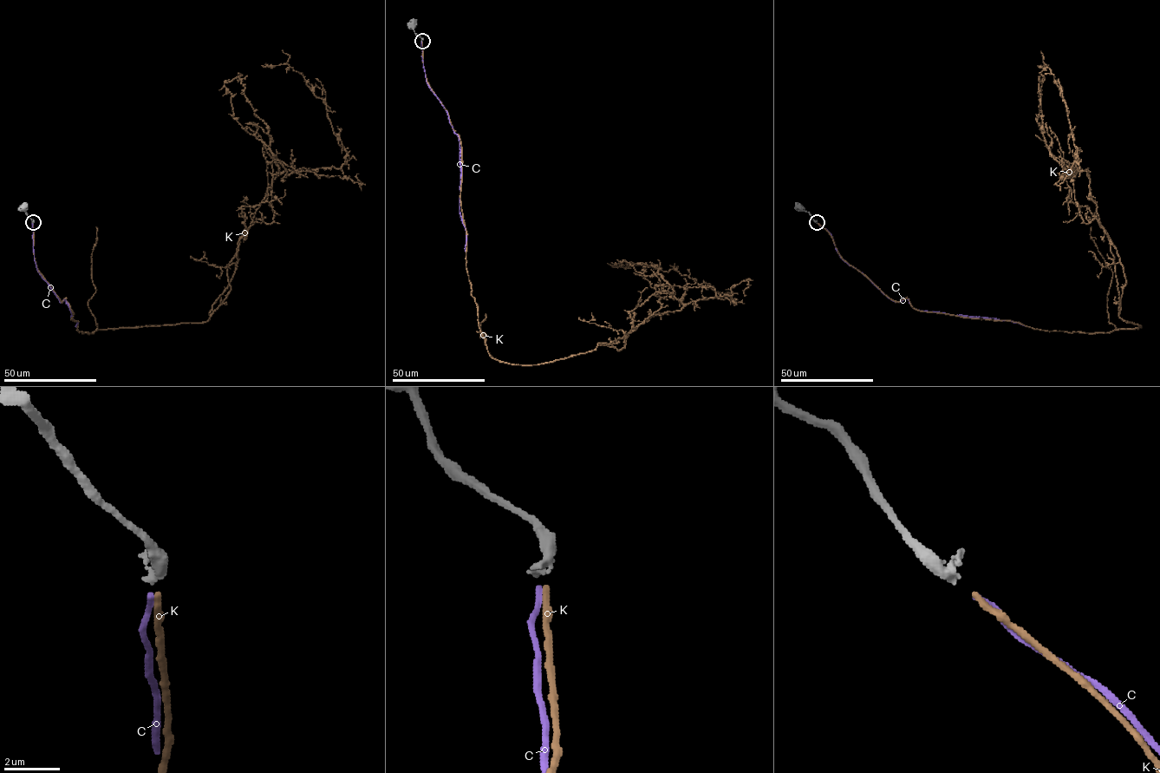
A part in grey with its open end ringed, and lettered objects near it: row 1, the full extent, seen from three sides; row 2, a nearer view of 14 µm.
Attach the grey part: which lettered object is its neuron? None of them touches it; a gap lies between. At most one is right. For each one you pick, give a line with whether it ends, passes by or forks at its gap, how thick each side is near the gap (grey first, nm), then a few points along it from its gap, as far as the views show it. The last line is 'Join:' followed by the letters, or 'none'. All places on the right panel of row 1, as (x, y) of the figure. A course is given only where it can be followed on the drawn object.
K: It ends there. Thickness 260 nm (grey) against 220 nm. Its course: (817, 223), (919, 311), (1140, 326), (1119, 316), (1110, 237), (1038, 66)
Join: K

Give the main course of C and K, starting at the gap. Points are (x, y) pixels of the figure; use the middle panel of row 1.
C: (421, 42), (426, 81), (445, 108), (459, 139), (459, 213), (466, 235), (465, 251)
K: (422, 42), (426, 82), (461, 143), (465, 268), (492, 357), (564, 359), (693, 301), (734, 301), (649, 262)

